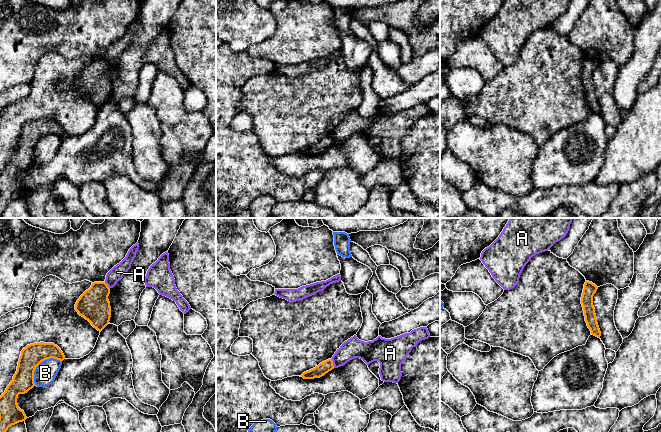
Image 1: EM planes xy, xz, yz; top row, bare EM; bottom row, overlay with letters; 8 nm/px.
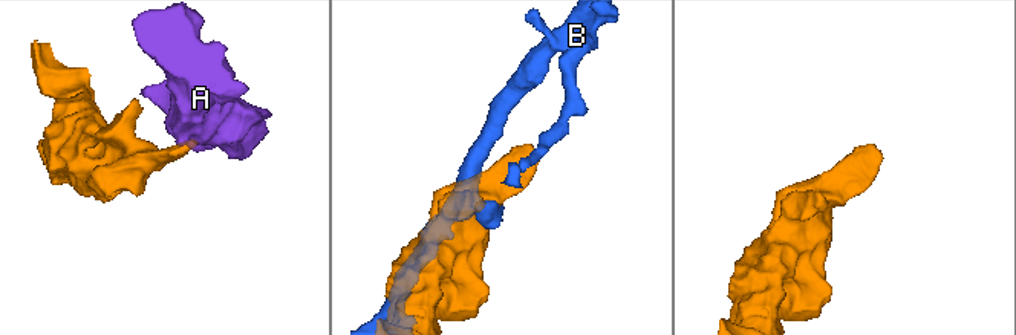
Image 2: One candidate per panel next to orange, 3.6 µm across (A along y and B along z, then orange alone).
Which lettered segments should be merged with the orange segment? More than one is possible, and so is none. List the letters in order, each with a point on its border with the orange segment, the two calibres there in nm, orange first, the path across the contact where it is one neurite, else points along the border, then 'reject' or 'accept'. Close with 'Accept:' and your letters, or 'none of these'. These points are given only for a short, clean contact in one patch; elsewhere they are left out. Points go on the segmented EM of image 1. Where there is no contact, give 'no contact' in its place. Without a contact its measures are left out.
A: contact xz (332, 363); calibres 90 and 160 nm; border xz (331, 358), (334, 367); reject
B: contact xy (40, 362); calibres 180 and 180 nm; reject
Accept: none of these

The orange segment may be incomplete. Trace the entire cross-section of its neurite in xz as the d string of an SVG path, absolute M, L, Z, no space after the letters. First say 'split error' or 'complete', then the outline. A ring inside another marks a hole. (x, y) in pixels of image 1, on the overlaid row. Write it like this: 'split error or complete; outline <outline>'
complete; outline M328 359L322 363L320 363L315 368L304 372L301 376L304 379L314 379L314 378L320 378L324 376L326 373L334 369L333 361L332 359Z

